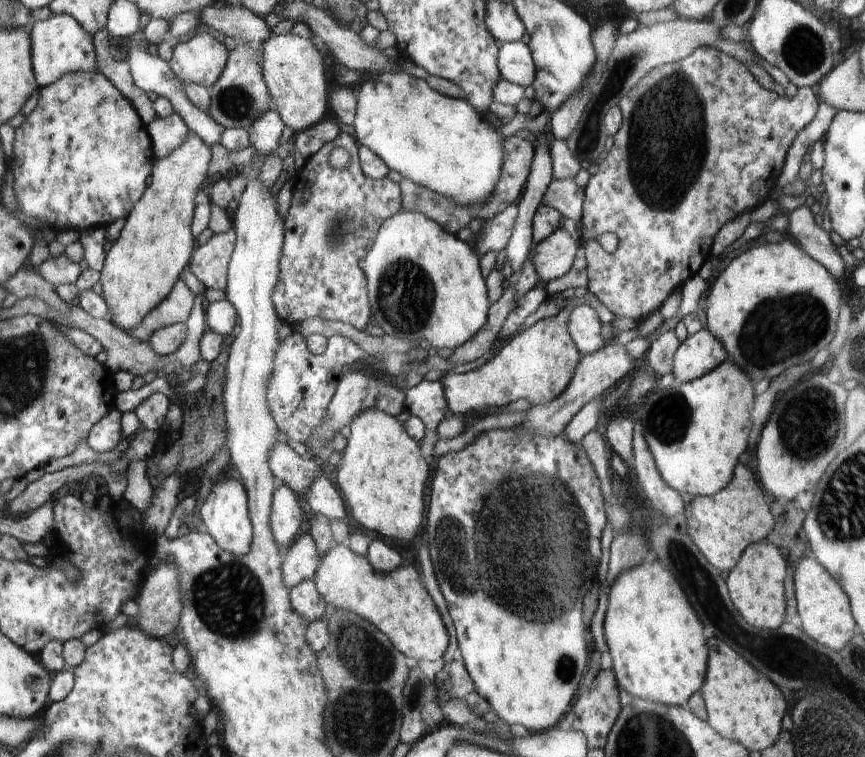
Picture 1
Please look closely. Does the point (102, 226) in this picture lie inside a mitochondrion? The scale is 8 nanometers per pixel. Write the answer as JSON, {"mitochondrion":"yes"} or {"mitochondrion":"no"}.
{"mitochondrion":"no"}

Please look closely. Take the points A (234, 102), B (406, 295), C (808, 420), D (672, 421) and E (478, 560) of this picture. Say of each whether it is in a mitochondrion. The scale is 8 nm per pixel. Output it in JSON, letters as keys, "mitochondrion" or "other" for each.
{"A":"mitochondrion","B":"mitochondrion","C":"mitochondrion","D":"mitochondrion","E":"mitochondrion"}

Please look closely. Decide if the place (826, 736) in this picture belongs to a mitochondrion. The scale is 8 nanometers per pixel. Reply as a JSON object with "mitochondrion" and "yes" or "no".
{"mitochondrion":"yes"}

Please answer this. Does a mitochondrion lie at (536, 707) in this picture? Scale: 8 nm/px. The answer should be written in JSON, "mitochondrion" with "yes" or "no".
{"mitochondrion":"no"}

